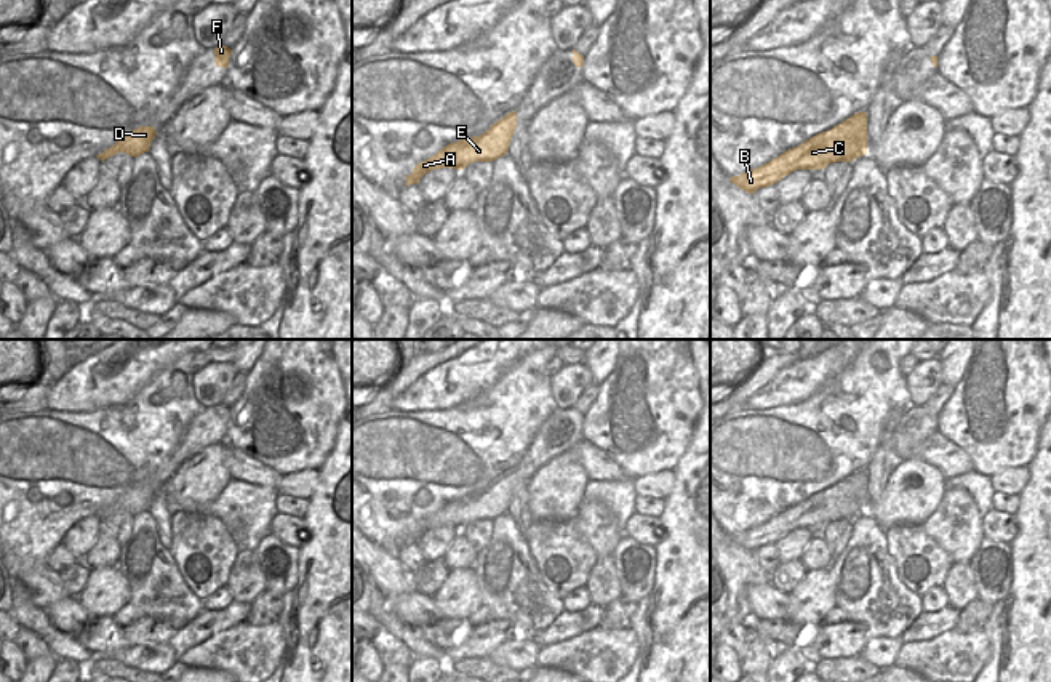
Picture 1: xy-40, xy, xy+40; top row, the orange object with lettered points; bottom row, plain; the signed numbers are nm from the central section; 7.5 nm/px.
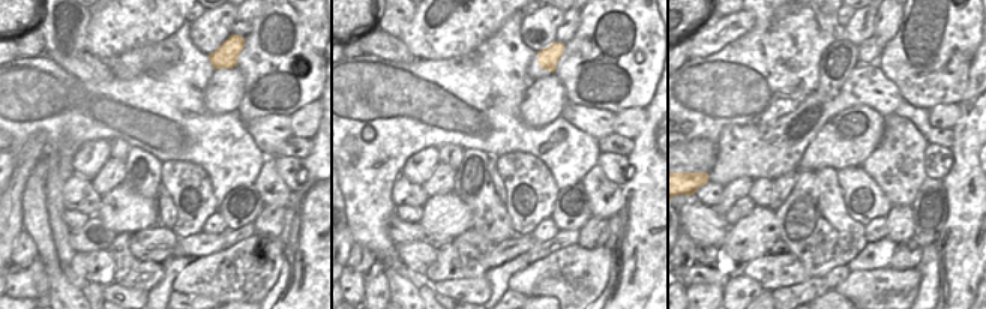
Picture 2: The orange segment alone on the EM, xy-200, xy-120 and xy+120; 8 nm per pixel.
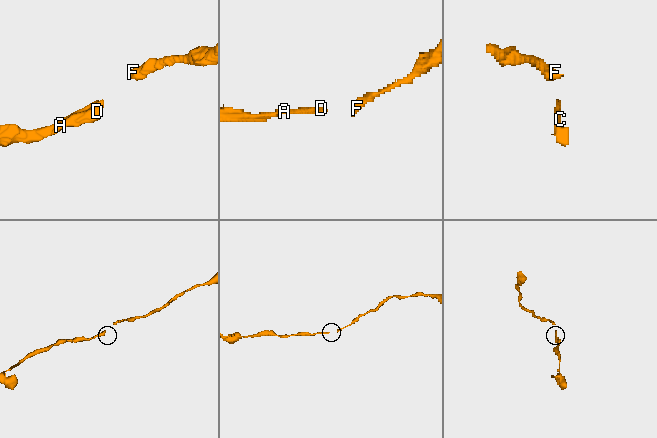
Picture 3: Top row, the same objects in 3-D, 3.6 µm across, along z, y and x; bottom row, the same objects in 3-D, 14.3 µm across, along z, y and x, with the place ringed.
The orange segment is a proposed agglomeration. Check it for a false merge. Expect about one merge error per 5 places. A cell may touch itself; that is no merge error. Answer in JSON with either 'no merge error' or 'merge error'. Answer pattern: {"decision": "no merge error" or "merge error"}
{"decision": "no merge error"}

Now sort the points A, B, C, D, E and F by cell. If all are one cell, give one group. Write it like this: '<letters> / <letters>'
A B C D E F

